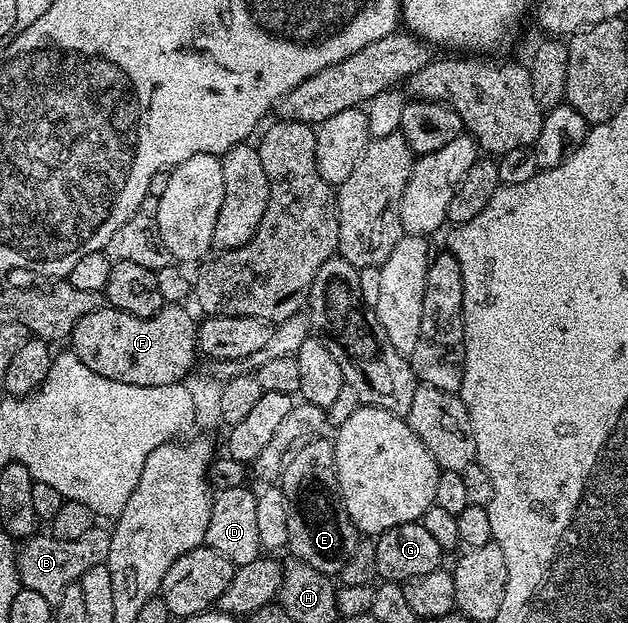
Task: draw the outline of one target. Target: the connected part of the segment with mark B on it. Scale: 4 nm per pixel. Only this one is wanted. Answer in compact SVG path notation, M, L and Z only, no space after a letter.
M103 525L89 529L89 533L85 533L85 537L77 537L77 541L61 541L54 539L50 533L36 533L17 551L20 584L33 589L33 593L41 593L41 597L52 605L59 603L69 585L78 583L82 575L93 569L93 565L107 562L110 540L111 532Z

